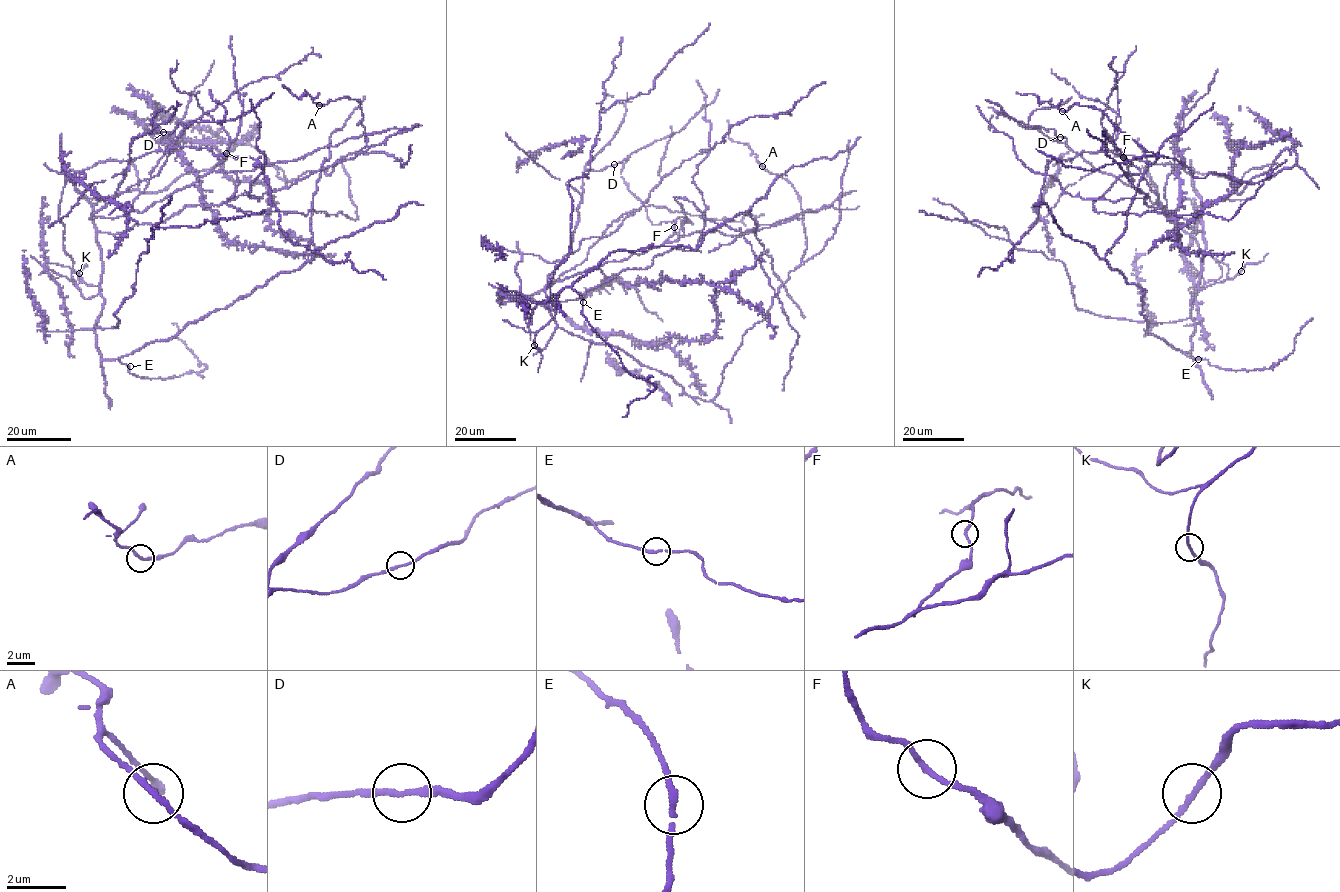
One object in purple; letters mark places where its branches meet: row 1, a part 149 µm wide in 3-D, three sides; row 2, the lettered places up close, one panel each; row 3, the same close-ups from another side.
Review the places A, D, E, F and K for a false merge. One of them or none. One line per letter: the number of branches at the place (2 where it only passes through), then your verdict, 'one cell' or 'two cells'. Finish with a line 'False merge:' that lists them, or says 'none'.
A: 2 | one cell
D: 2 | one cell
E: 2 | one cell
F: 2 | one cell
K: 2 | one cell
False merge: none

